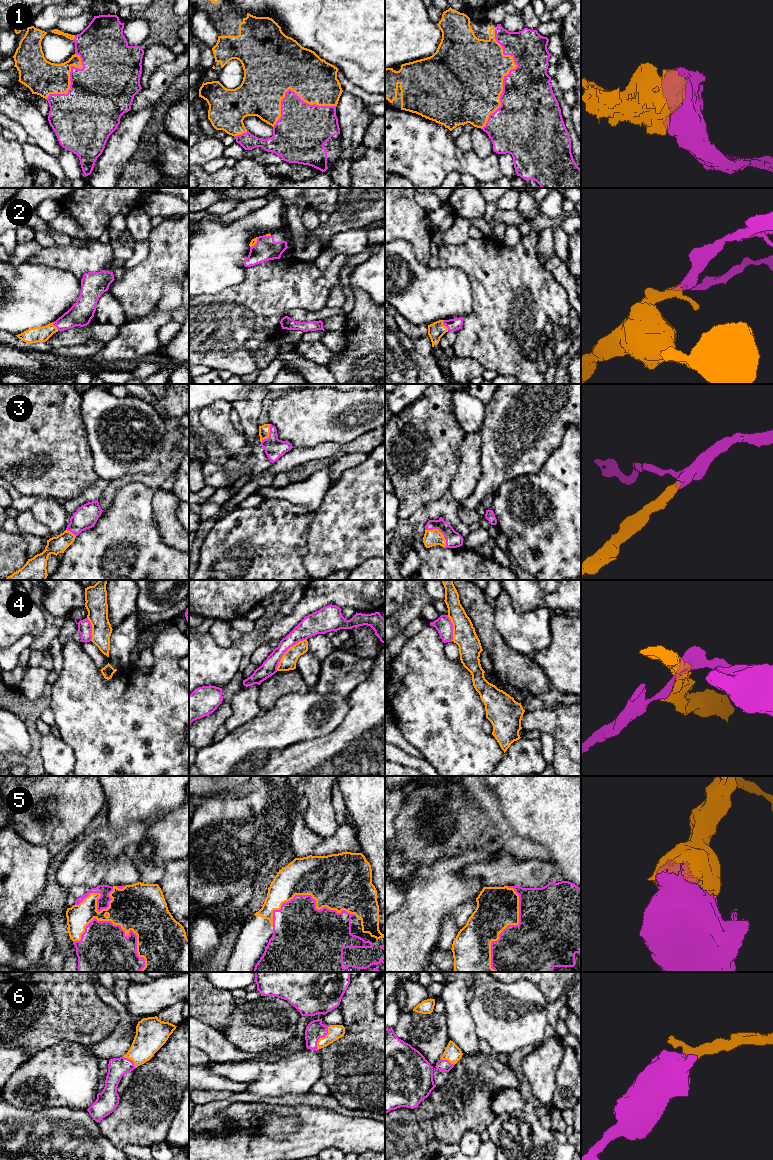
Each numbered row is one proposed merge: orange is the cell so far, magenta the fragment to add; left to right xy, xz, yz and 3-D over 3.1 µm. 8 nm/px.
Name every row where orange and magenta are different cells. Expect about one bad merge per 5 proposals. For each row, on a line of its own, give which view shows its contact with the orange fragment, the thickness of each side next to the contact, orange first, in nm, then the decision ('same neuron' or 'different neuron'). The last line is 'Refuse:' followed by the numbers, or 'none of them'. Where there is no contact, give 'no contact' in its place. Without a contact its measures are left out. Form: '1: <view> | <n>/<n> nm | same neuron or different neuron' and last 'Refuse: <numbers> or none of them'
1: yz | 480/420 nm | same neuron
2: yz | 130/100 nm | same neuron
3: yz | 130/130 nm | same neuron
4: xz | 130/150 nm | different neuron
5: xy | 380/440 nm | same neuron
6: xz | 120/150 nm | same neuron
Refuse: 4

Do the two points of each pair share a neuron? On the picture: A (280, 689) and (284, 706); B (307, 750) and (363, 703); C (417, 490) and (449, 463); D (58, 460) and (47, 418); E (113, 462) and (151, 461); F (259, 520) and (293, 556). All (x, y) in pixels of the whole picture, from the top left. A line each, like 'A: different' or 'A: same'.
A: different
B: same
C: same
D: same
E: same
F: same

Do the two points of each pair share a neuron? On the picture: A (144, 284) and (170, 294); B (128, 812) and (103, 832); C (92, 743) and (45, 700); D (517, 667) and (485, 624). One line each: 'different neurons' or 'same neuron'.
A: different neurons
B: same neuron
C: different neurons
D: same neuron

